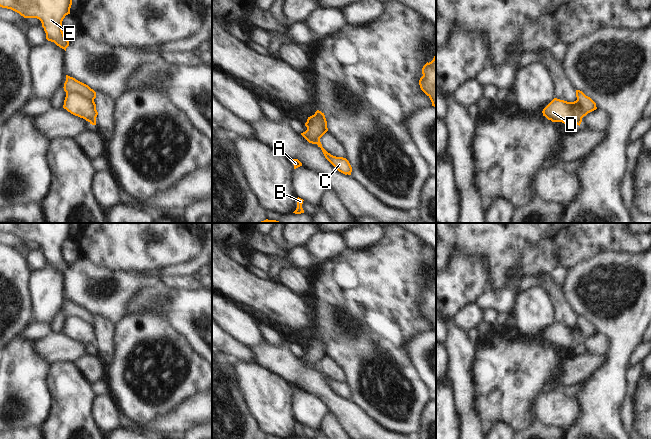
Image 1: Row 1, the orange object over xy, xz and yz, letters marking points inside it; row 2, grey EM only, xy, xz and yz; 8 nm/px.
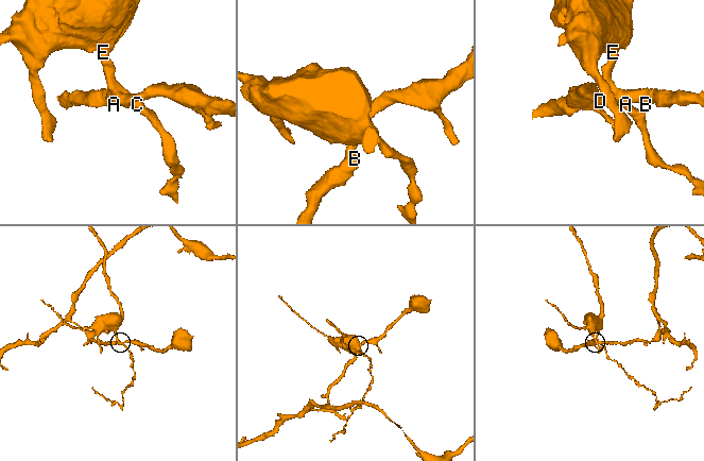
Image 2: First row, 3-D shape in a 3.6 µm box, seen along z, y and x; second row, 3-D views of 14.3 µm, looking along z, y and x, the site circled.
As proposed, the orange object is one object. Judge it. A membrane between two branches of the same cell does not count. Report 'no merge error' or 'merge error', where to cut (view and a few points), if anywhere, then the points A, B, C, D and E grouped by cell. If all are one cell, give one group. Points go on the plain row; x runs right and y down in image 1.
merge error; cut in xy along (66, 316), (82, 317), (93, 324); A B D / C E

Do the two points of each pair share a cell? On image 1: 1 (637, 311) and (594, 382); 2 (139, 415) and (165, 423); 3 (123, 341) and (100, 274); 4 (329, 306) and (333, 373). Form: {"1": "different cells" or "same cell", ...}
{"1": "same cell", "2": "different cells", "3": "different cells", "4": "different cells"}

